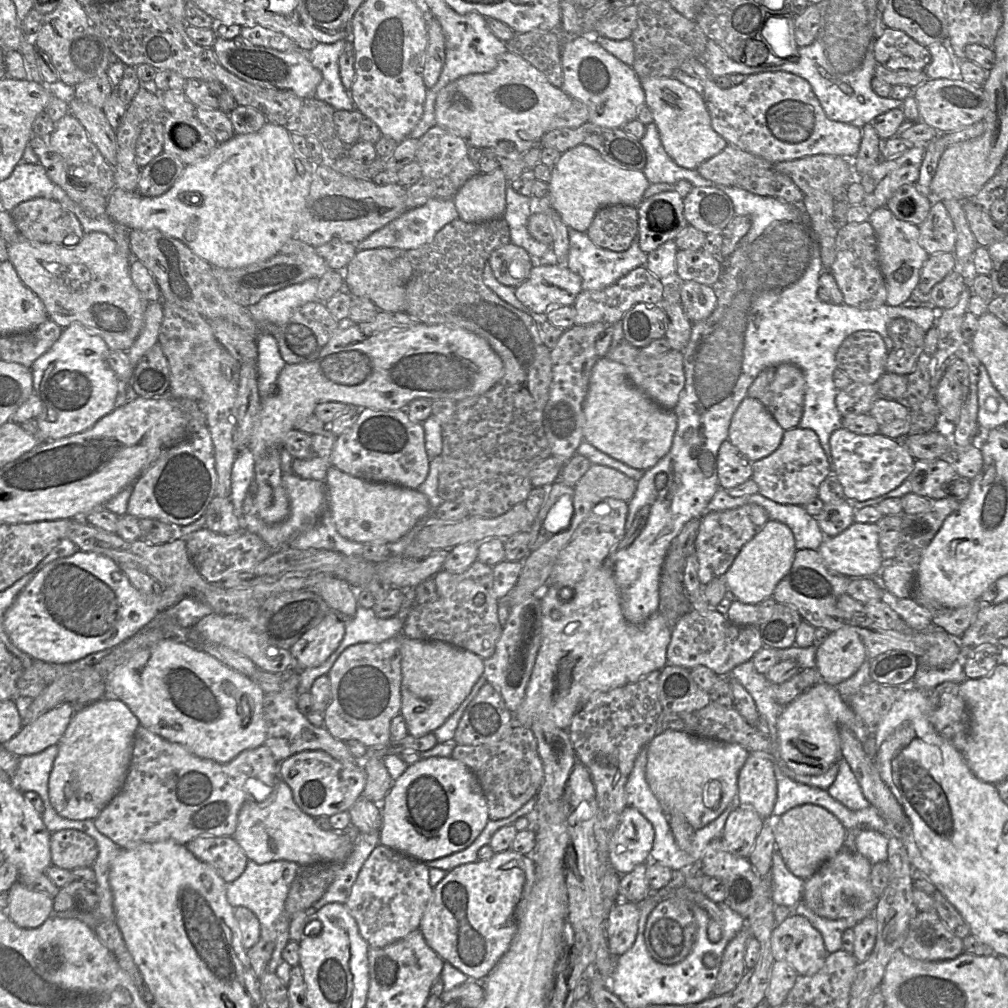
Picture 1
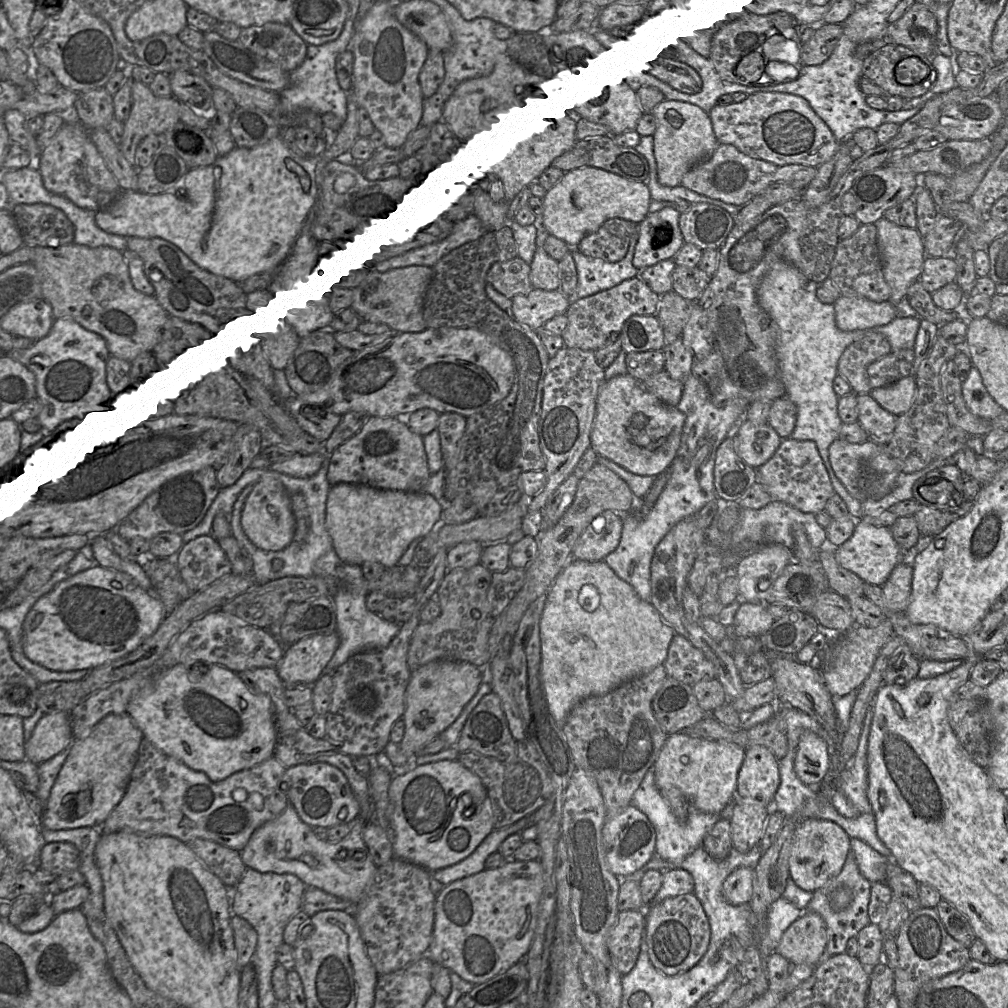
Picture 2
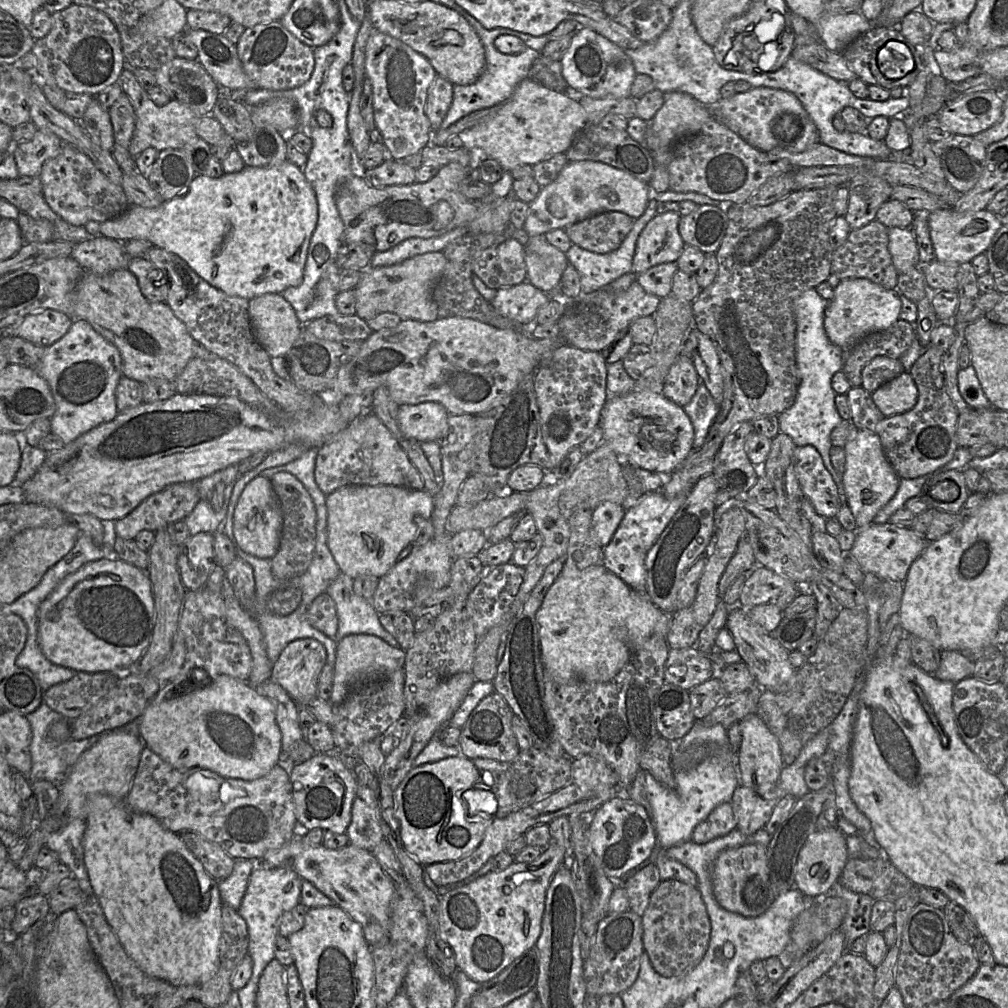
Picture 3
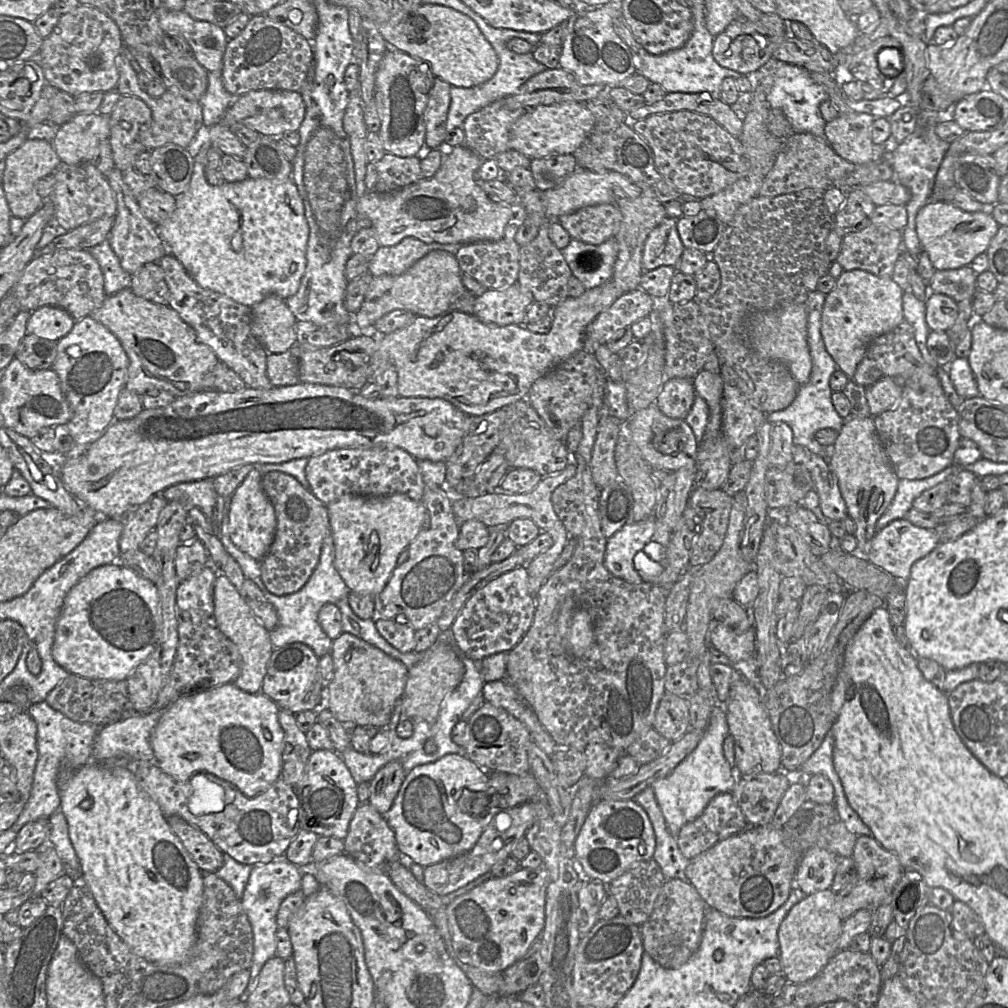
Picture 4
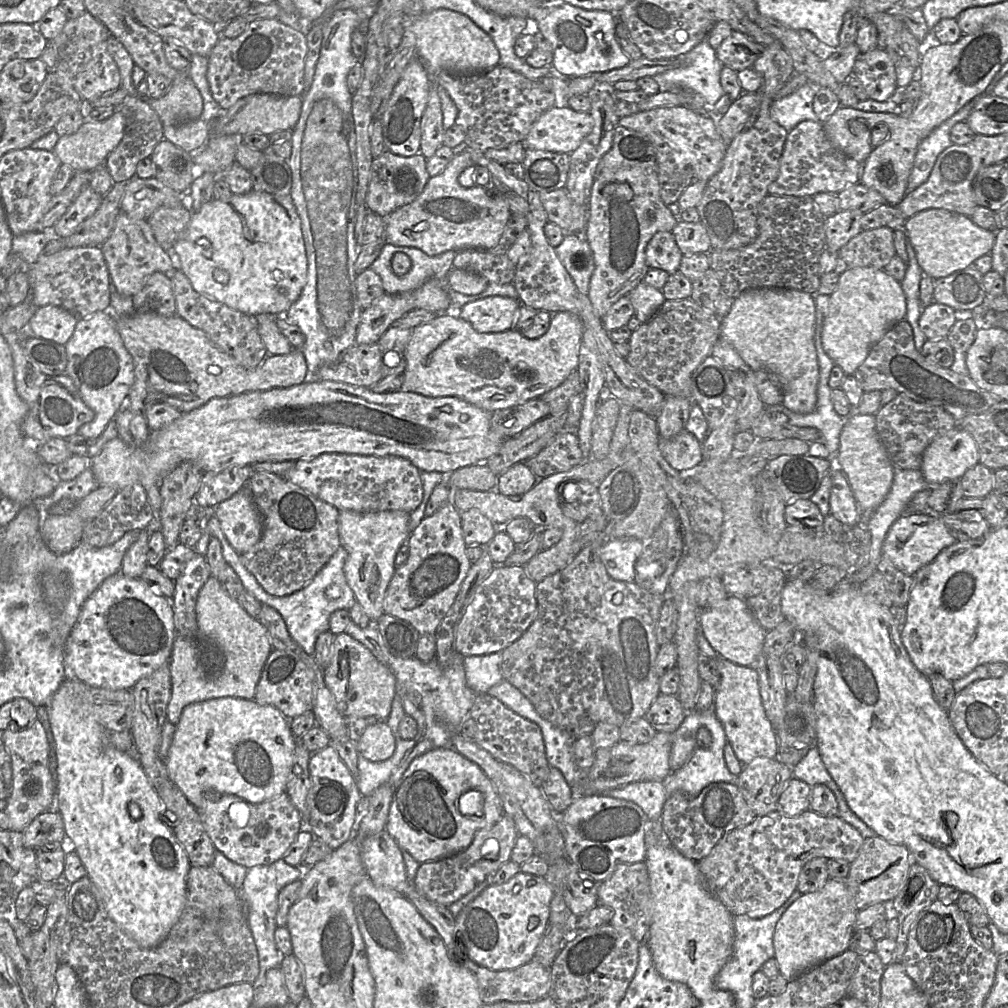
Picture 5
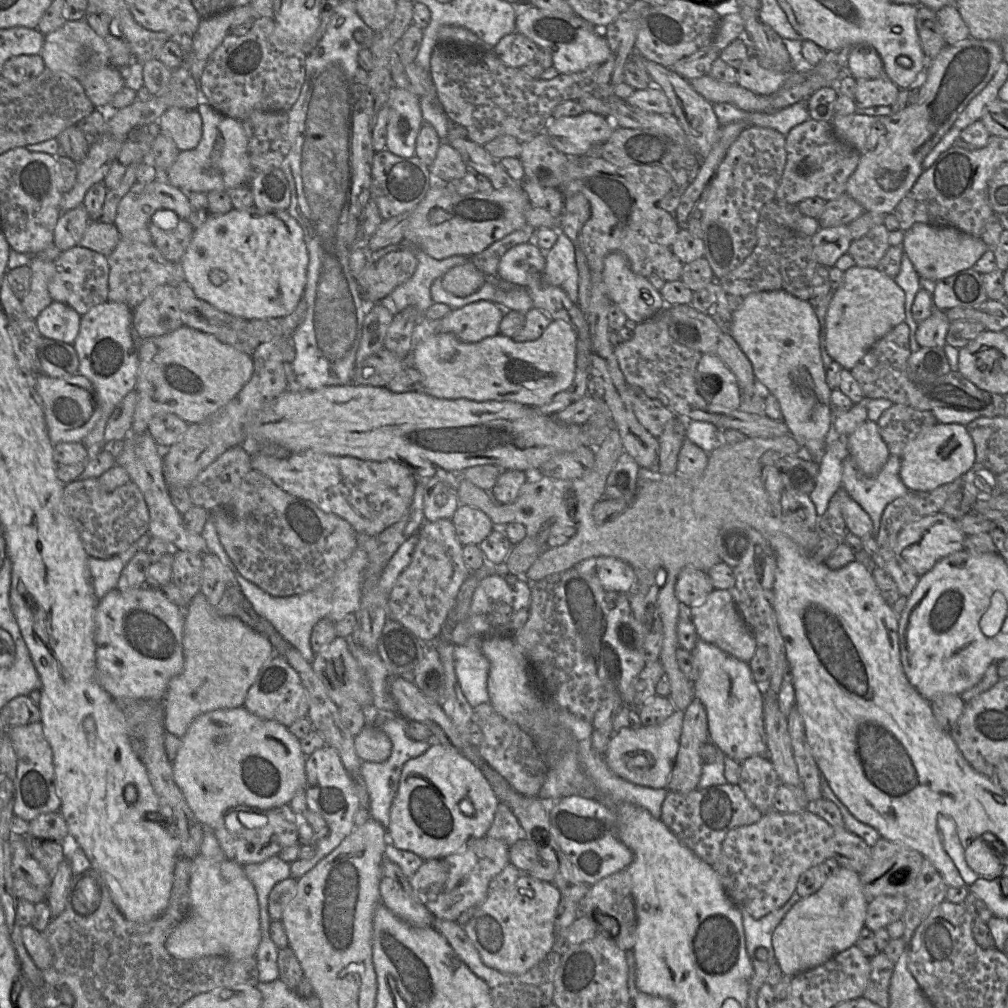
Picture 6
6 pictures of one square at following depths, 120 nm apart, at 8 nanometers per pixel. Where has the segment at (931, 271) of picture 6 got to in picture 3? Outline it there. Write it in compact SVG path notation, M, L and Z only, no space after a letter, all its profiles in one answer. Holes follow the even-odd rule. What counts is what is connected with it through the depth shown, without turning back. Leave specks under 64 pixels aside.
M953 208L938 209L930 213L928 222L935 258L958 264L971 262L977 255L985 253L1002 226L995 214L987 209L966 213L956 212Z

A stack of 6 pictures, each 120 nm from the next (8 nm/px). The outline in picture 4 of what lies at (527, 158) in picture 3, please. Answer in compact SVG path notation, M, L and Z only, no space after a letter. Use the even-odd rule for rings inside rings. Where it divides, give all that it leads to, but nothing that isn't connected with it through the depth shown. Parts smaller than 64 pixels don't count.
M562 102L528 109L512 126L509 148L529 159L573 154L588 138L595 125L593 114L582 103Z

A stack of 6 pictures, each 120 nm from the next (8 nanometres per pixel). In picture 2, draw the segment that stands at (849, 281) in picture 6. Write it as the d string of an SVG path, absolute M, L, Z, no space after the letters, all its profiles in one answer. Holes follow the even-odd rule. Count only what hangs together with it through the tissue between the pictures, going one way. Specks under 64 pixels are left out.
M840 295L833 305L836 326L842 331L885 325L897 316L896 306L889 300L874 302L863 297Z

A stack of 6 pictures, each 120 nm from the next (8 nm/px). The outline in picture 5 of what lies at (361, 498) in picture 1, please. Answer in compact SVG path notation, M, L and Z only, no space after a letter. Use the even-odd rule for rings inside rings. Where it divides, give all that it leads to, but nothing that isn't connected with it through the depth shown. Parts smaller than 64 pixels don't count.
M351 510L339 511L338 525L341 546L347 551L348 557L344 564L344 574L356 601L362 606L372 624L384 614L384 599L388 585L396 571L395 558L400 547L407 543L411 534L409 530L410 514L404 511L380 511L359 513Z

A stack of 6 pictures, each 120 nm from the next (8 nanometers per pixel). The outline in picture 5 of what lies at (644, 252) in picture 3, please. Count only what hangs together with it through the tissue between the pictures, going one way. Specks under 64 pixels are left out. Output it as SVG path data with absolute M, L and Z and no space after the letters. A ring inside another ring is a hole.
M672 231L655 233L646 246L648 267L662 269L670 275L679 270L682 256Z

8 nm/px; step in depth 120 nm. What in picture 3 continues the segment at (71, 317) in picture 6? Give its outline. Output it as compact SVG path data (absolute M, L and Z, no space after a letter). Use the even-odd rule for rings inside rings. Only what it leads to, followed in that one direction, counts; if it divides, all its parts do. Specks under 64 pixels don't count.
M44 309L26 315L16 327L6 333L24 338L37 346L48 347L68 332L73 321L72 318L61 311Z

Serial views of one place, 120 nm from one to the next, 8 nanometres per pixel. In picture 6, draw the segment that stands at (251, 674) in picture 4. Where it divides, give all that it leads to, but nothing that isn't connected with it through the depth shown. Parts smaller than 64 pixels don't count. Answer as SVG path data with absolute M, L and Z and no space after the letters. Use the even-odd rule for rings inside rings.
M198 592L184 613L184 667L174 676L163 699L166 732L179 738L199 715L219 709L242 707L260 669L275 654L270 641L238 617L221 617Z

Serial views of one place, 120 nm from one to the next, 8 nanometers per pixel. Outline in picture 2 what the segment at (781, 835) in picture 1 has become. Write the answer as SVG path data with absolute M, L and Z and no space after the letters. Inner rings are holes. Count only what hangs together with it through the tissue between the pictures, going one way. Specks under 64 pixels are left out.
M811 818L796 829L789 857L790 878L805 890L825 886L836 878L850 850L850 837L845 830L831 820Z

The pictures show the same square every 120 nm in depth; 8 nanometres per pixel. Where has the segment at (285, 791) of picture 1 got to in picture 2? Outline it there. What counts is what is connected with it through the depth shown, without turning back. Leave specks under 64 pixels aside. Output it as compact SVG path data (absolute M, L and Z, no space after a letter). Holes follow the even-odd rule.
M288 804L278 817L264 823L253 832L246 846L240 851L241 859L248 868L253 868L259 872L293 874L300 878L306 886L319 888L357 905L365 897L373 883L378 868L363 839L363 828L366 821L362 818L356 818L352 823L348 823L351 824L351 831L345 838L338 843L330 843L328 840L319 839L313 828L303 822L295 808Z

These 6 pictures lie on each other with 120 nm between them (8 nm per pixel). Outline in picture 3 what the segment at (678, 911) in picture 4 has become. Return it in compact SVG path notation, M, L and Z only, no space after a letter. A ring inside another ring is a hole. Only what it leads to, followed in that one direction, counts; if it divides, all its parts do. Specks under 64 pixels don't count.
M677 880L661 881L653 891L642 916L643 949L654 970L664 977L681 976L692 970L705 955L711 925L698 887Z

